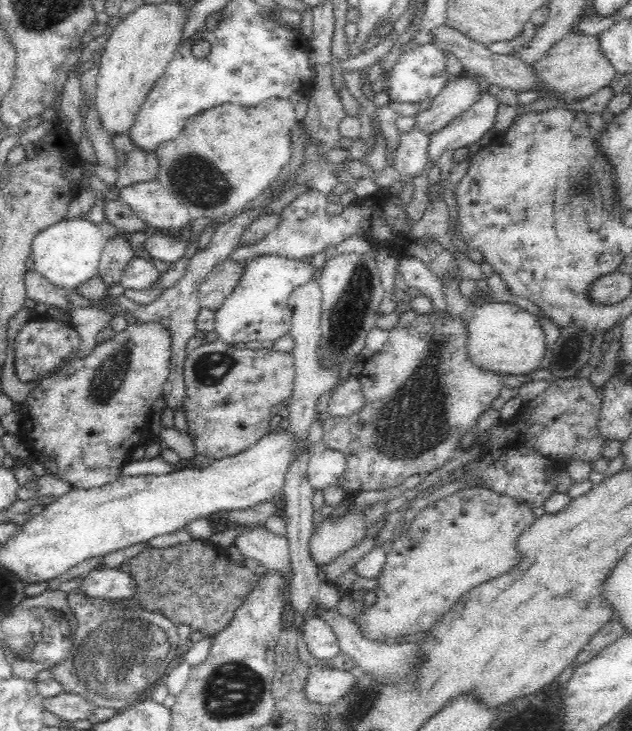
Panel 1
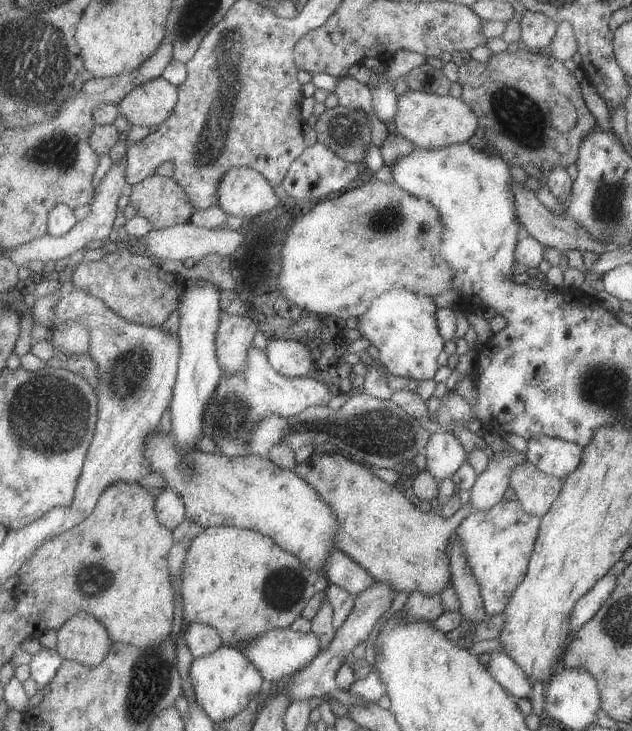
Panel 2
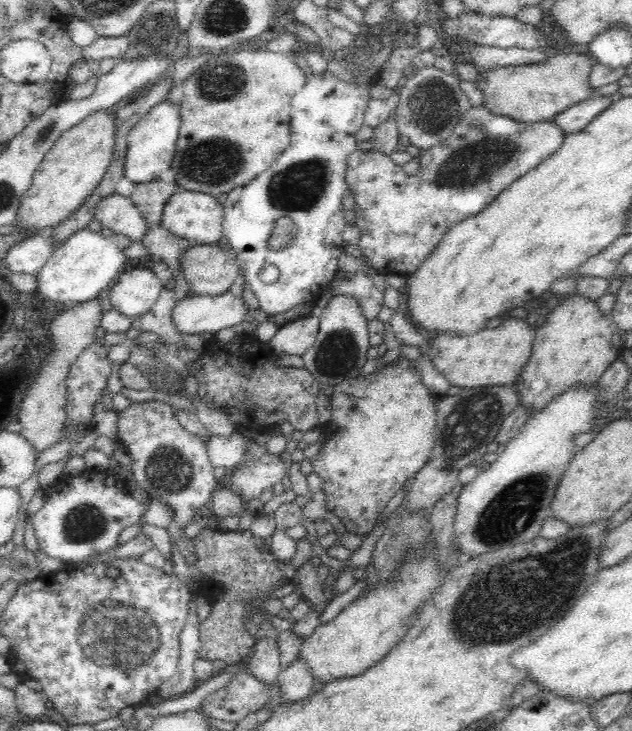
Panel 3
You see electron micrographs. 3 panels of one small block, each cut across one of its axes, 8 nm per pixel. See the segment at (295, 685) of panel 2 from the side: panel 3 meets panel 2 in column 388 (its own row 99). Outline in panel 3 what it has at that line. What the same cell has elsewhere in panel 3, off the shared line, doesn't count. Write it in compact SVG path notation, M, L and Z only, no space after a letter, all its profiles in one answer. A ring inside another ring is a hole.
M595 93L586 100L569 106L564 112L559 112L552 121L566 134L572 134L588 126L610 103L608 96Z

